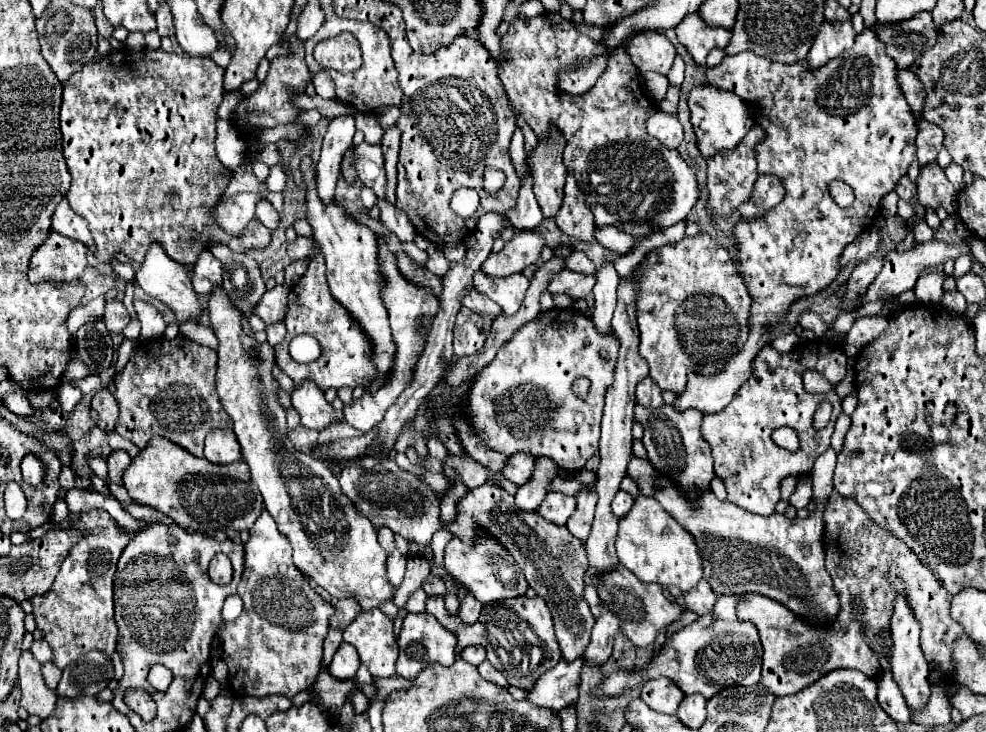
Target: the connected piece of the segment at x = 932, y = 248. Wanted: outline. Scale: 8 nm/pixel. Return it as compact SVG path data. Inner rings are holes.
M929 241L929 243L923 243L923 245L915 245L911 251L907 253L891 253L887 257L887 261L883 263L883 269L881 273L875 277L875 281L869 285L869 289L865 291L865 295L861 297L863 303L869 303L869 301L877 301L877 299L883 299L885 295L899 295L903 291L909 291L915 287L921 271L925 267L933 267L933 265L941 265L945 263L947 259L957 259L961 253L969 253L969 247L959 251L951 245L945 245L945 243L939 243L939 241Z

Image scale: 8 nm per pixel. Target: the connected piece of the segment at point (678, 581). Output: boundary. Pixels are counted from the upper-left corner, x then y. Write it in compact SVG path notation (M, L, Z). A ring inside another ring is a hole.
M639 495L631 511L619 519L617 555L619 563L645 583L655 581L663 587L675 585L681 591L689 591L699 583L703 575L701 555L693 537L659 505L659 501L643 495Z

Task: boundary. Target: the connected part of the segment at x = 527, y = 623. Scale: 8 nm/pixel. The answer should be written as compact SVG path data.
M521 595L513 599L503 599L497 603L497 607L483 605L481 617L475 625L463 625L459 617L449 617L441 597L429 597L425 611L435 615L435 619L441 621L441 625L449 631L457 631L457 651L461 651L467 645L485 647L487 661L507 677L509 685L515 685L519 689L529 691L535 679L539 679L539 675L555 667L555 663L559 663L561 659L561 651L553 633L553 619L547 609L547 603L541 597Z

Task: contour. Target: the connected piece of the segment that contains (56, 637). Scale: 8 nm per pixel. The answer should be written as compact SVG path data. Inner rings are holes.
M105 509L81 513L81 517L75 521L75 527L103 531L95 531L73 545L67 559L61 563L51 591L31 599L37 627L45 633L45 641L53 647L53 663L61 669L89 649L99 649L107 655L115 651L119 633L113 619L113 575L117 559L129 543L129 535L117 531L115 521Z

